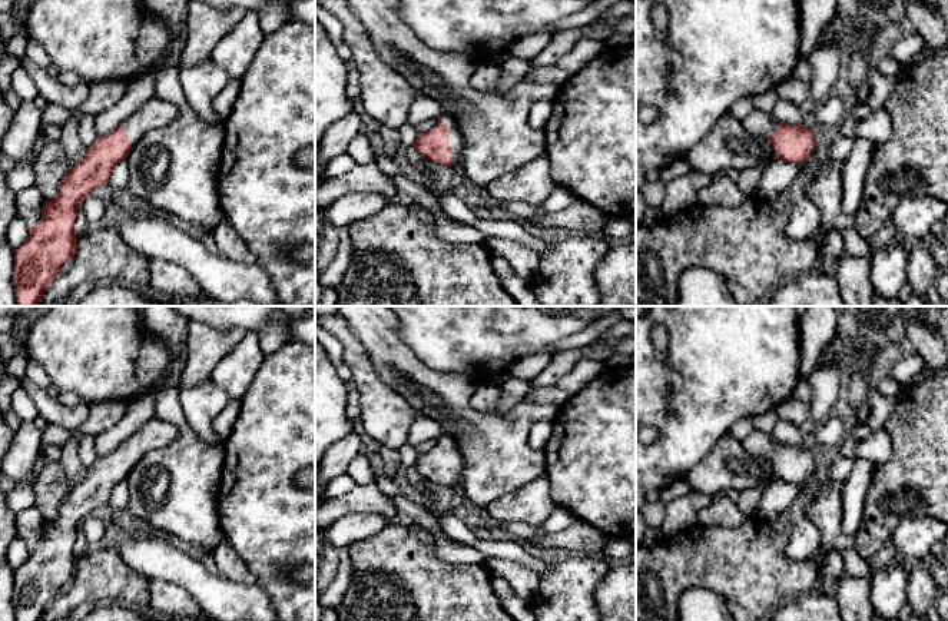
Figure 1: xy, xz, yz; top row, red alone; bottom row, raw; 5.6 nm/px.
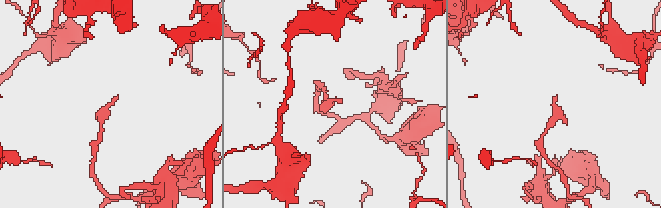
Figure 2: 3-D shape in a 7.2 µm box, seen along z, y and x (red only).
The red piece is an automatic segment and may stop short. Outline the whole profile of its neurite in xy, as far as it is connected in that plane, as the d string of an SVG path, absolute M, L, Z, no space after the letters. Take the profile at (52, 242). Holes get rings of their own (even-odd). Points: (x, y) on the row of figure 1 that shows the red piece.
M153 96L112 133L97 136L84 157L63 176L57 196L46 200L42 220L29 228L26 242L14 250L14 288L19 306L37 306L59 269L76 253L73 232L77 207L89 193L109 182L117 162L149 130L165 127L179 116L169 100Z

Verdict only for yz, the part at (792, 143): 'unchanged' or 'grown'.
grown

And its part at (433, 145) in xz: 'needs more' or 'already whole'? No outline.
needs more

